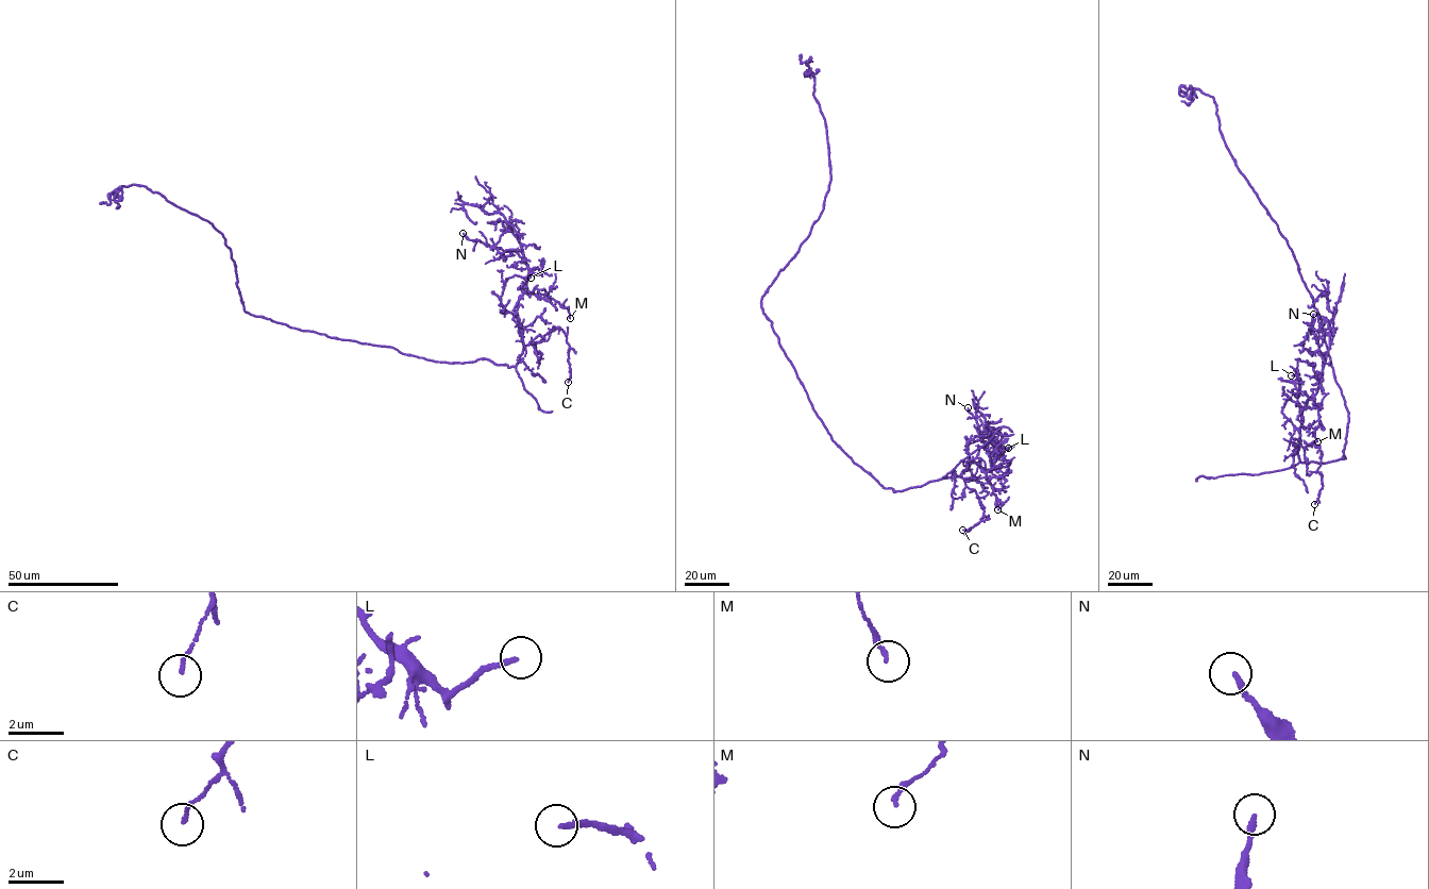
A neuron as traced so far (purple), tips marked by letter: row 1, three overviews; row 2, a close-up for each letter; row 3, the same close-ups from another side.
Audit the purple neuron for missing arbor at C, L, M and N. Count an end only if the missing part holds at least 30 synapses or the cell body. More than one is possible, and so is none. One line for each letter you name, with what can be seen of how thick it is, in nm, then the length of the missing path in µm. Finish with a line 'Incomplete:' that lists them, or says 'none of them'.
Incomplete: none of them

